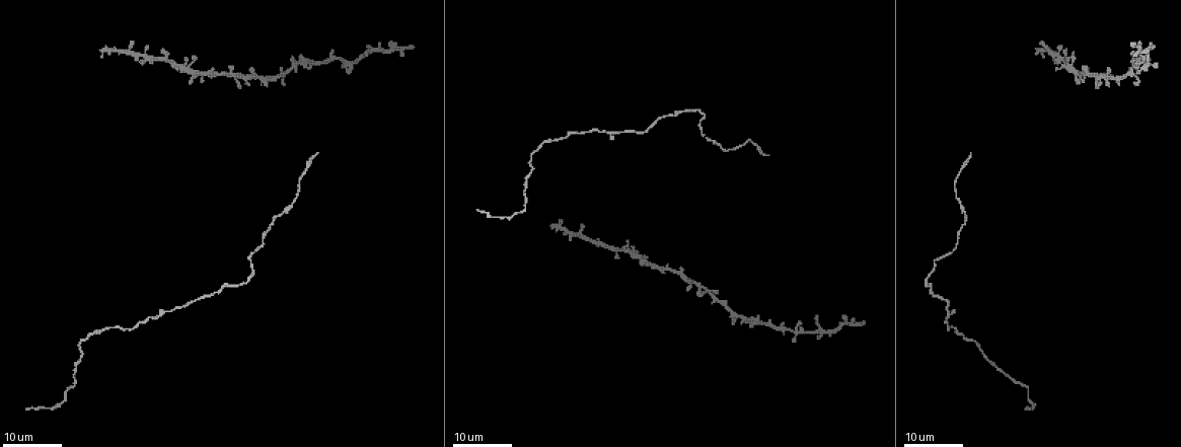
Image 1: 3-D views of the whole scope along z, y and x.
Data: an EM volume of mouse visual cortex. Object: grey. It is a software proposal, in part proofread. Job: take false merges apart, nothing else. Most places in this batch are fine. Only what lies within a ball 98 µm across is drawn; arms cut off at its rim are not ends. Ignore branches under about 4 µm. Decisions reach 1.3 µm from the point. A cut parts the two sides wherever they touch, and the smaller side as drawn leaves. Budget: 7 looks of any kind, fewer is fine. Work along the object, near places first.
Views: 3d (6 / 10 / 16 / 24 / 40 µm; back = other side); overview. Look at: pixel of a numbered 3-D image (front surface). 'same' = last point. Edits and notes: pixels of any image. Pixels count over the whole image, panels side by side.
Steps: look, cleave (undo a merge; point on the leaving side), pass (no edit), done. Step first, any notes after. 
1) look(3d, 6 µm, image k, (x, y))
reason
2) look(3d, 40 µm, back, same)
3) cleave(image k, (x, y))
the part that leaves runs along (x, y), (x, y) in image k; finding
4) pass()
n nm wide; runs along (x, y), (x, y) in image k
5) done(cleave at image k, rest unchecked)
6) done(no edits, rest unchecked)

look(3d, 16 µm, image 1, (605, 133))
two arms in line, one across

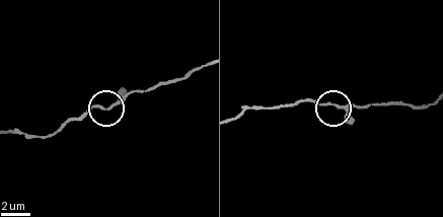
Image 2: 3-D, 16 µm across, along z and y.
look(3d, 10 µm, image 2, (108, 108))
zoom in

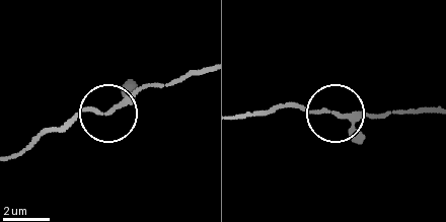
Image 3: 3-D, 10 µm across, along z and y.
pass()
runs along (200, 69), (136, 88), (106, 114), (83, 109), (45, 127) in image 3; all the same neuron

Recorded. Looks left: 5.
look(3d, 16 µm, image 1, (197, 299))
thin neck

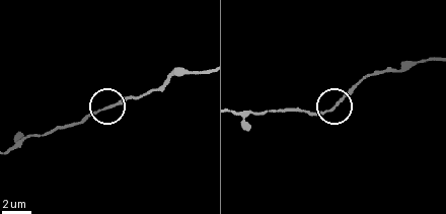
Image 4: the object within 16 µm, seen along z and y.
look(3d, 6 µm, image 4, (104, 109))
zoom in

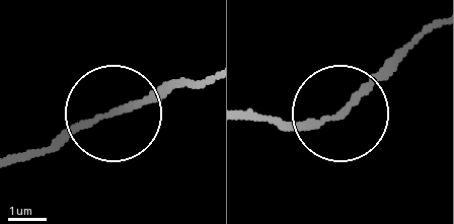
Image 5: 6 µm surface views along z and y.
pass()
150 nm wide; runs along (432, 29), (335, 114), (248, 121) in image 5; all the same neuron

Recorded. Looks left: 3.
look(3d, 16 µm, image 1, (762, 152))
calibre changes

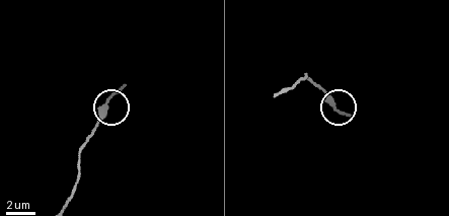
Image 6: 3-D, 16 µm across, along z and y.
look(3d, 10 µm, image 6, (333, 105))

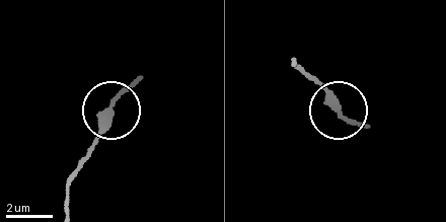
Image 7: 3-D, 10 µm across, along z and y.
pass()
runs along (69, 203), (72, 179), (107, 112) in image 7; one neuron here

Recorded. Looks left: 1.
done(no edits, rest unchecked)

